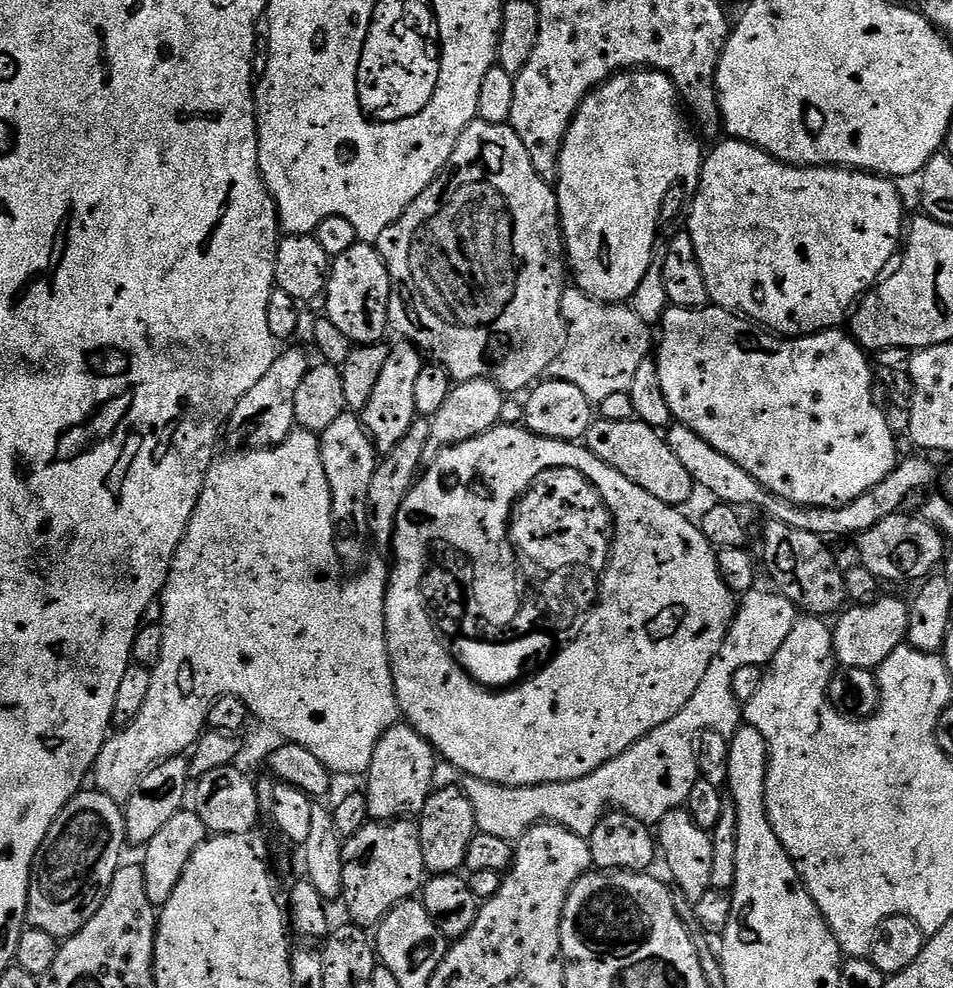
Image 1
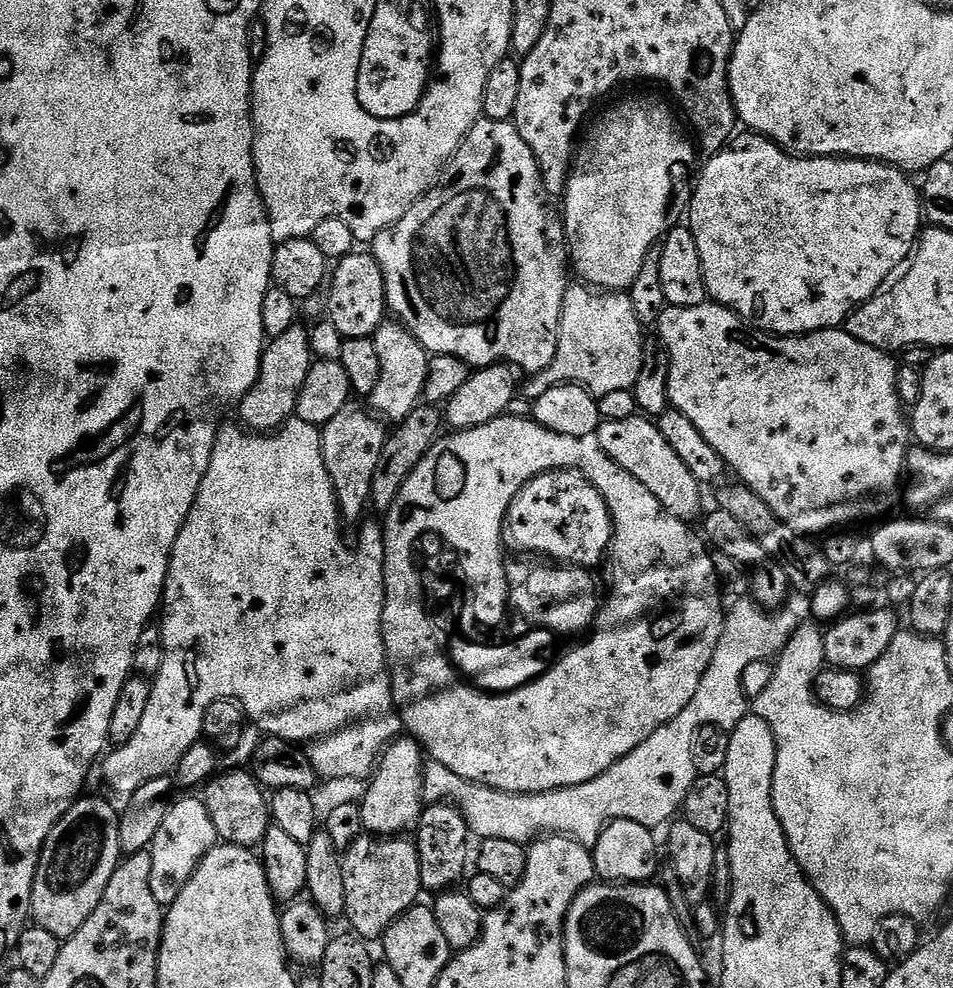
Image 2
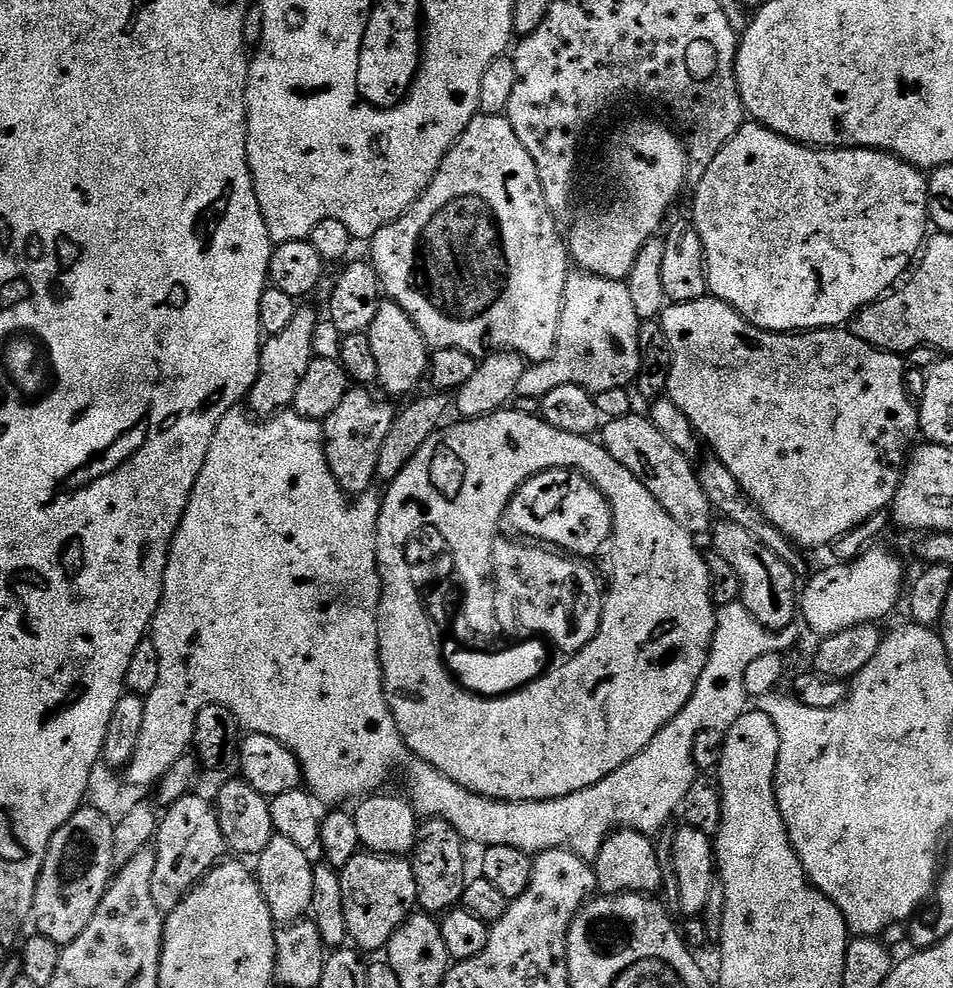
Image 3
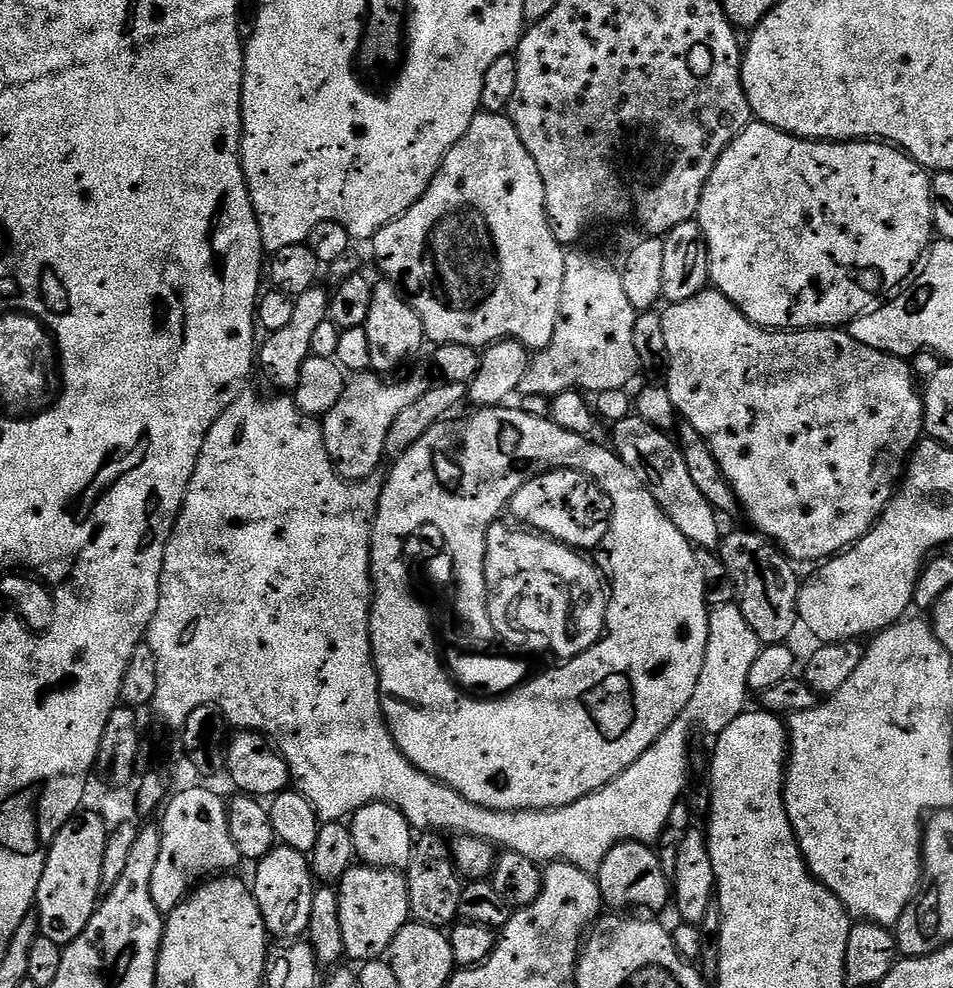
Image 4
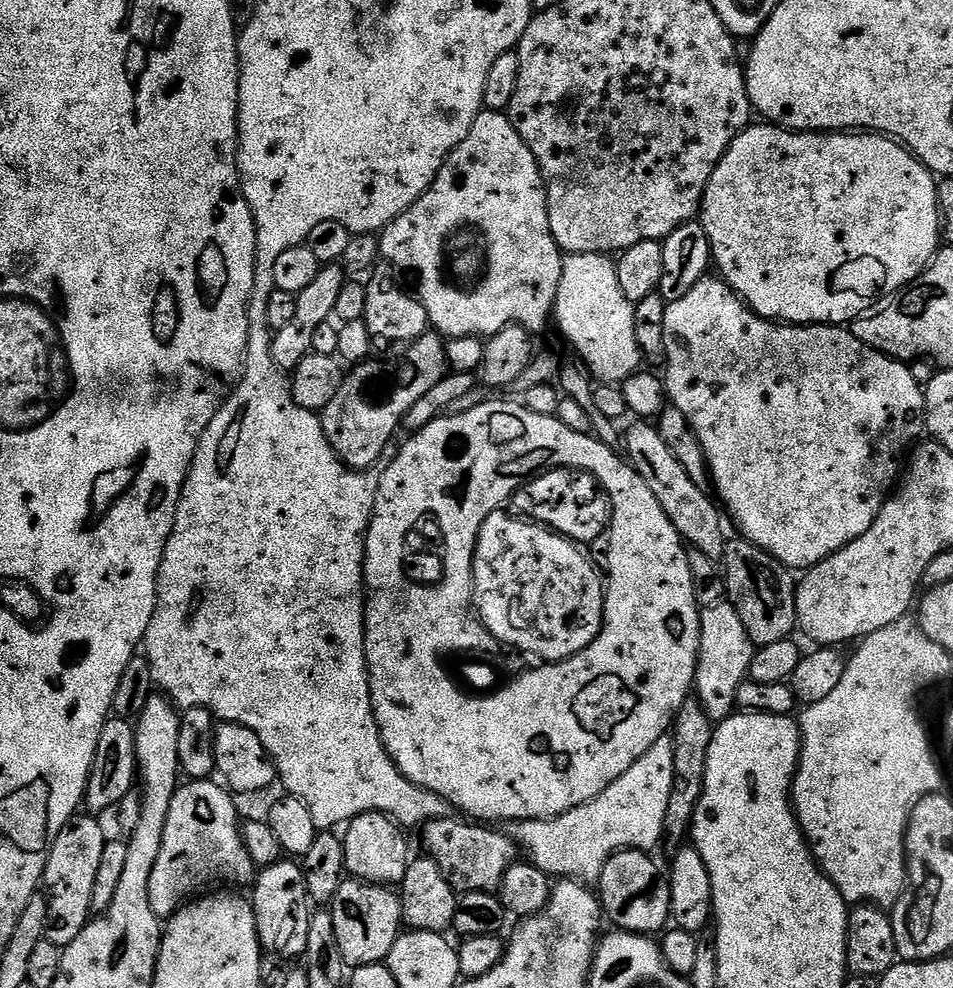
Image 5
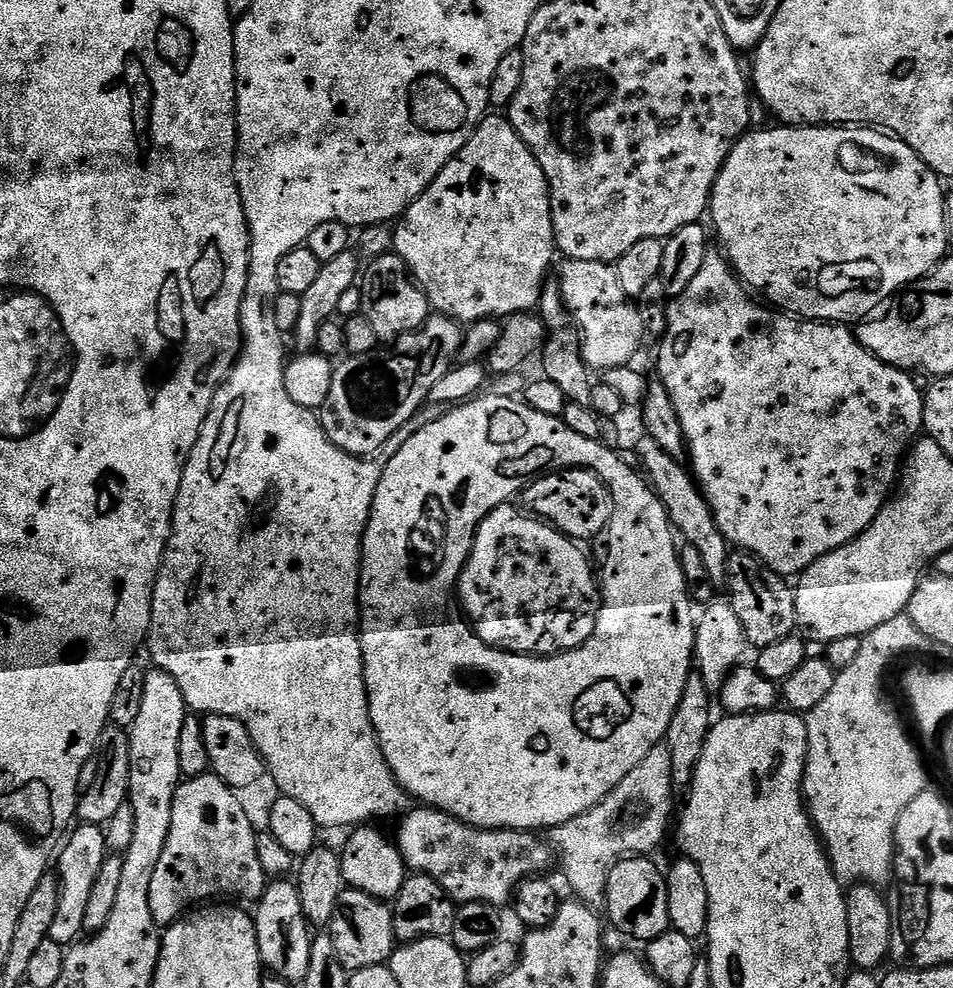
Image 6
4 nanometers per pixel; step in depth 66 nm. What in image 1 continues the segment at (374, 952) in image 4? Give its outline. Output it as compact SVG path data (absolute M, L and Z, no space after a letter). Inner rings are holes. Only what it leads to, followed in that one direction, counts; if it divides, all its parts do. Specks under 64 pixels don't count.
M415 819L369 822L358 834L343 841L342 904L348 907L347 919L365 930L372 930L403 900L413 899L426 879L420 825Z

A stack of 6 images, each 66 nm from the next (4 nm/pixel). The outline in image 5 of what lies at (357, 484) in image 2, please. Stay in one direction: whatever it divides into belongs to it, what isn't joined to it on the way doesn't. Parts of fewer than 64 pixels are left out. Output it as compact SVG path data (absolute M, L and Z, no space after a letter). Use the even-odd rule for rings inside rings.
M429 330L417 340L411 340L408 344L401 344L395 349L396 352L388 361L383 364L377 358L369 358L362 364L358 364L347 369L348 373L343 373L342 379L336 385L334 398L319 413L322 422L322 430L330 442L330 446L340 457L340 461L348 465L349 468L357 470L368 470L373 467L372 463L384 452L384 447L392 440L392 435L404 423L404 416L426 394L433 386L438 386L442 378L449 371L448 359L446 358L445 337Z

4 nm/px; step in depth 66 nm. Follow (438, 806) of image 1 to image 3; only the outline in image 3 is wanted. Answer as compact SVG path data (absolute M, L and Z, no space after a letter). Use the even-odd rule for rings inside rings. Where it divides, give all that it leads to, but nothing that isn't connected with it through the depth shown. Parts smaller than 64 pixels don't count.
M428 818L419 825L416 846L410 853L410 859L416 879L416 902L425 913L443 914L463 901L466 883L464 848L466 842L460 837L460 832L450 826L450 822Z

